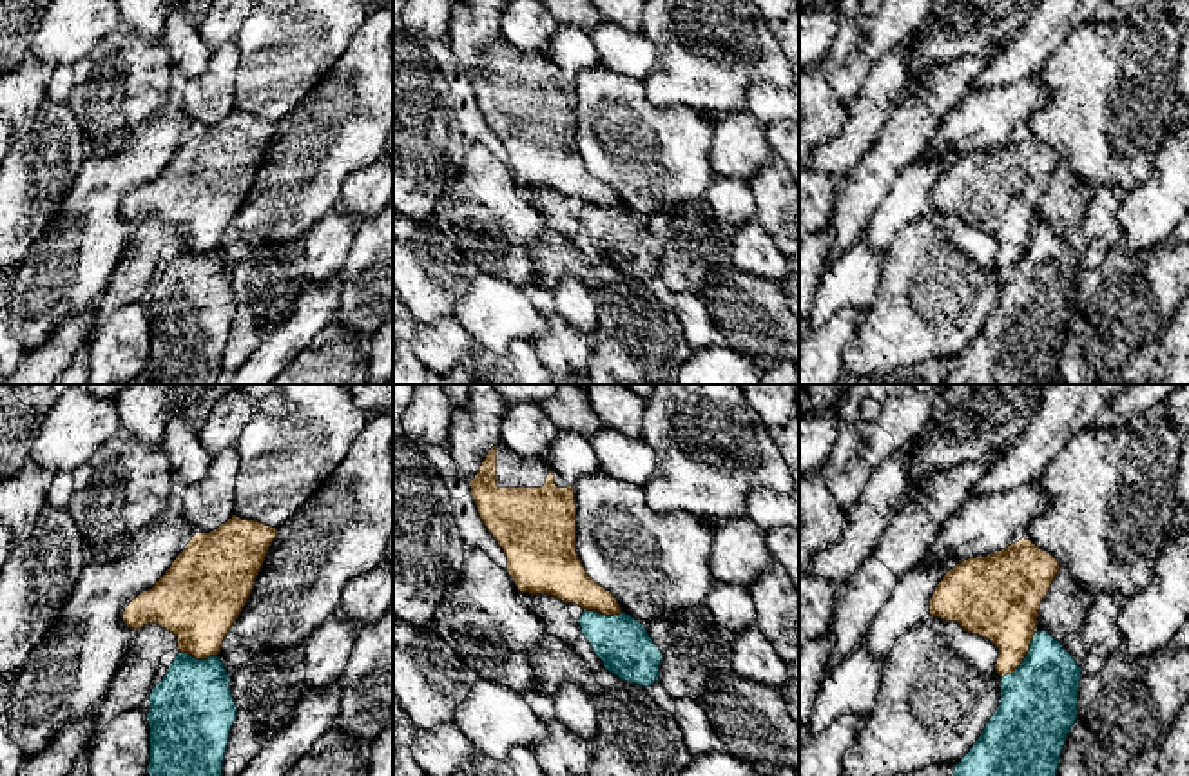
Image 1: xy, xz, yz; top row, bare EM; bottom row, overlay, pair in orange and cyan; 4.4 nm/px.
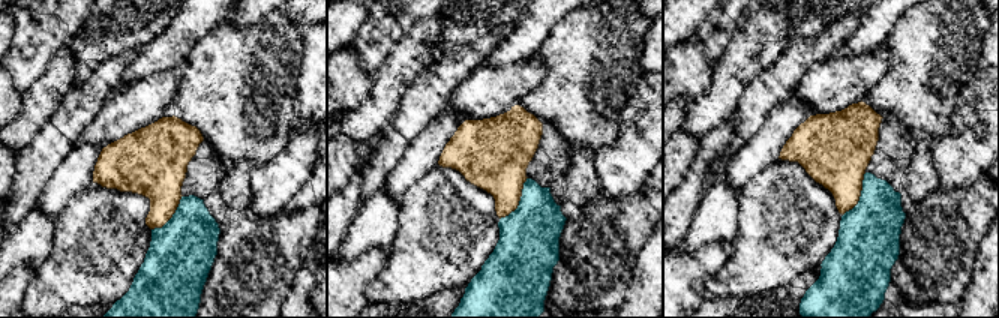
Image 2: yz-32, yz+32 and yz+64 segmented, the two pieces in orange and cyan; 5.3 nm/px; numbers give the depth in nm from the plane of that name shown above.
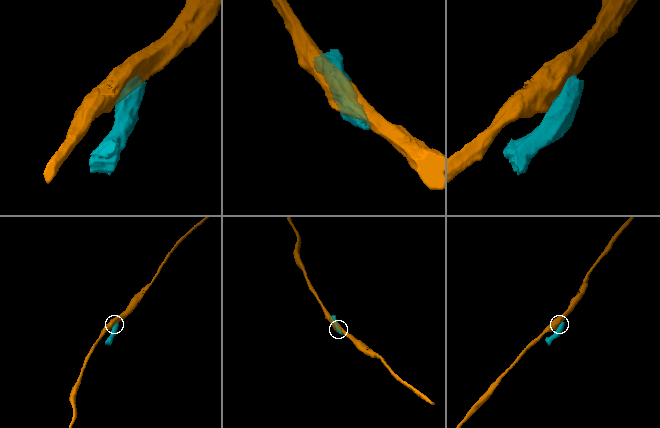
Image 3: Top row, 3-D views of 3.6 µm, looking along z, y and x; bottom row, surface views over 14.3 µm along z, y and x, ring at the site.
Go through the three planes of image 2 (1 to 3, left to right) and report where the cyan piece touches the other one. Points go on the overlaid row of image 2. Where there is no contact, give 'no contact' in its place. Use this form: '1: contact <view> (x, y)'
1: contact yz-32 (171, 216)
2: contact yz+32 (519, 200)
3: contact yz+64 (860, 195)

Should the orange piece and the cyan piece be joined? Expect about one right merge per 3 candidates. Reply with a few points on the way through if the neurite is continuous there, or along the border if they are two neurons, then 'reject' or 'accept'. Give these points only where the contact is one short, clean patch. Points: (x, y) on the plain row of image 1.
reject

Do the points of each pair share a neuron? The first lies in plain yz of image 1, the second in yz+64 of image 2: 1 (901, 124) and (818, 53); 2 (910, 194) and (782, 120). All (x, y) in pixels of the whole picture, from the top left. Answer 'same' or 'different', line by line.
1: same
2: same

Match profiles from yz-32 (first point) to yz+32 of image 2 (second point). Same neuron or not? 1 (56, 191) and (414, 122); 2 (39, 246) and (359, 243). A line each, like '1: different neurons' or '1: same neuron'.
1: different neurons
2: same neuron

